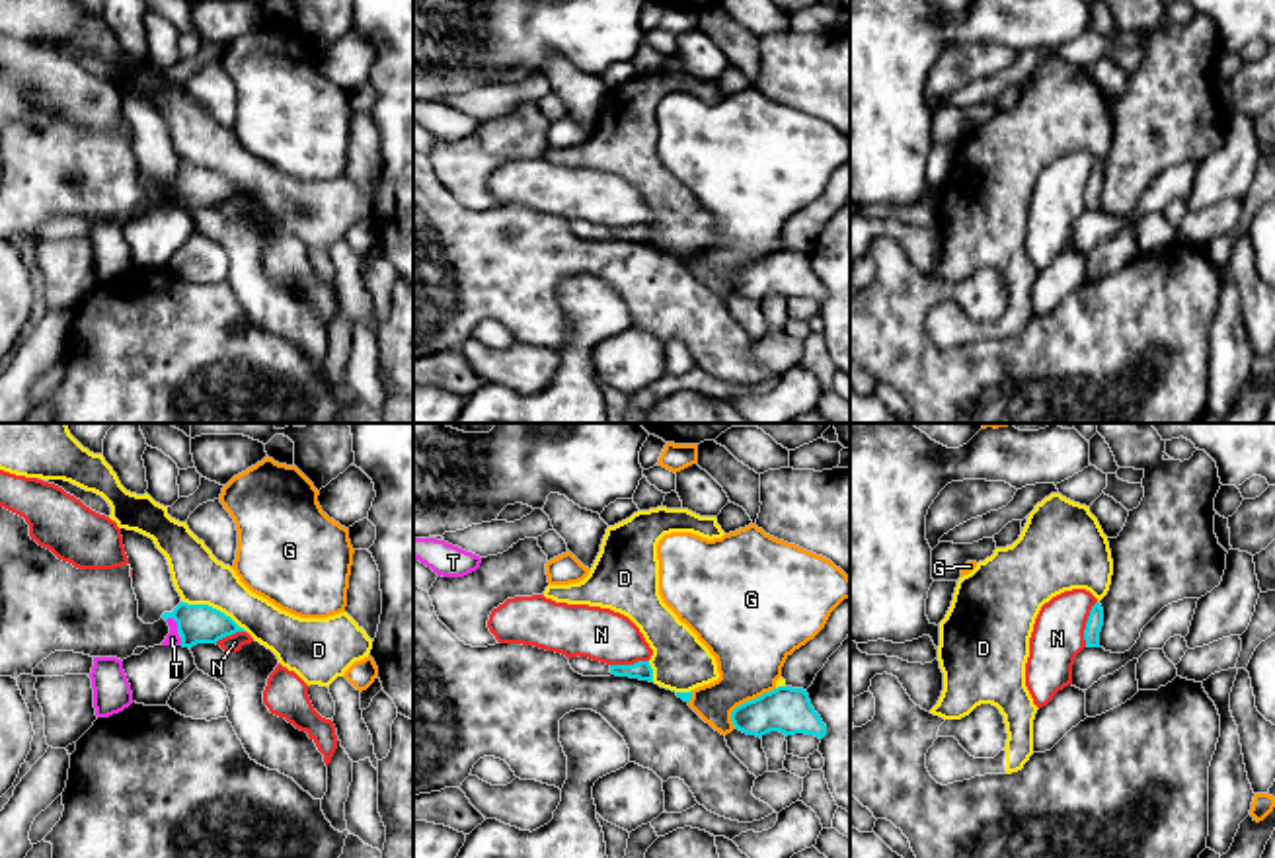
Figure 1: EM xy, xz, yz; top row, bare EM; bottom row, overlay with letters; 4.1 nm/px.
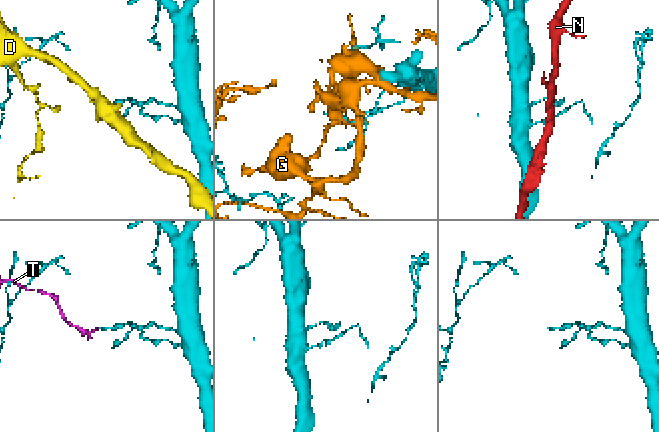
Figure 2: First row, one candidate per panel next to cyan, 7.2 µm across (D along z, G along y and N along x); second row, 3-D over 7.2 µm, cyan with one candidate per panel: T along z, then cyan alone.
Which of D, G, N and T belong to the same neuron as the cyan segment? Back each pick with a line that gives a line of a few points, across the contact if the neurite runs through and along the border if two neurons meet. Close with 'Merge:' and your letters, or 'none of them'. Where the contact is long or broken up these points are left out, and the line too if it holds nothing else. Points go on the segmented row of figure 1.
T: line xy (195, 623), (176, 621), (172, 638)
Merge: T

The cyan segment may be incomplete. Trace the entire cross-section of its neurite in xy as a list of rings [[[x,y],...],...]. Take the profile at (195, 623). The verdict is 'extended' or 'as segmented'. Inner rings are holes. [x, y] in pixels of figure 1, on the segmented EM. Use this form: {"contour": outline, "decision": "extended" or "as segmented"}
{"contour": [[[179,603],[172,612],[164,612],[162,618],[170,626],[170,634],[162,645],[193,647],[197,644],[216,644],[226,636],[246,632],[230,616],[209,604]]], "decision": "extended"}

